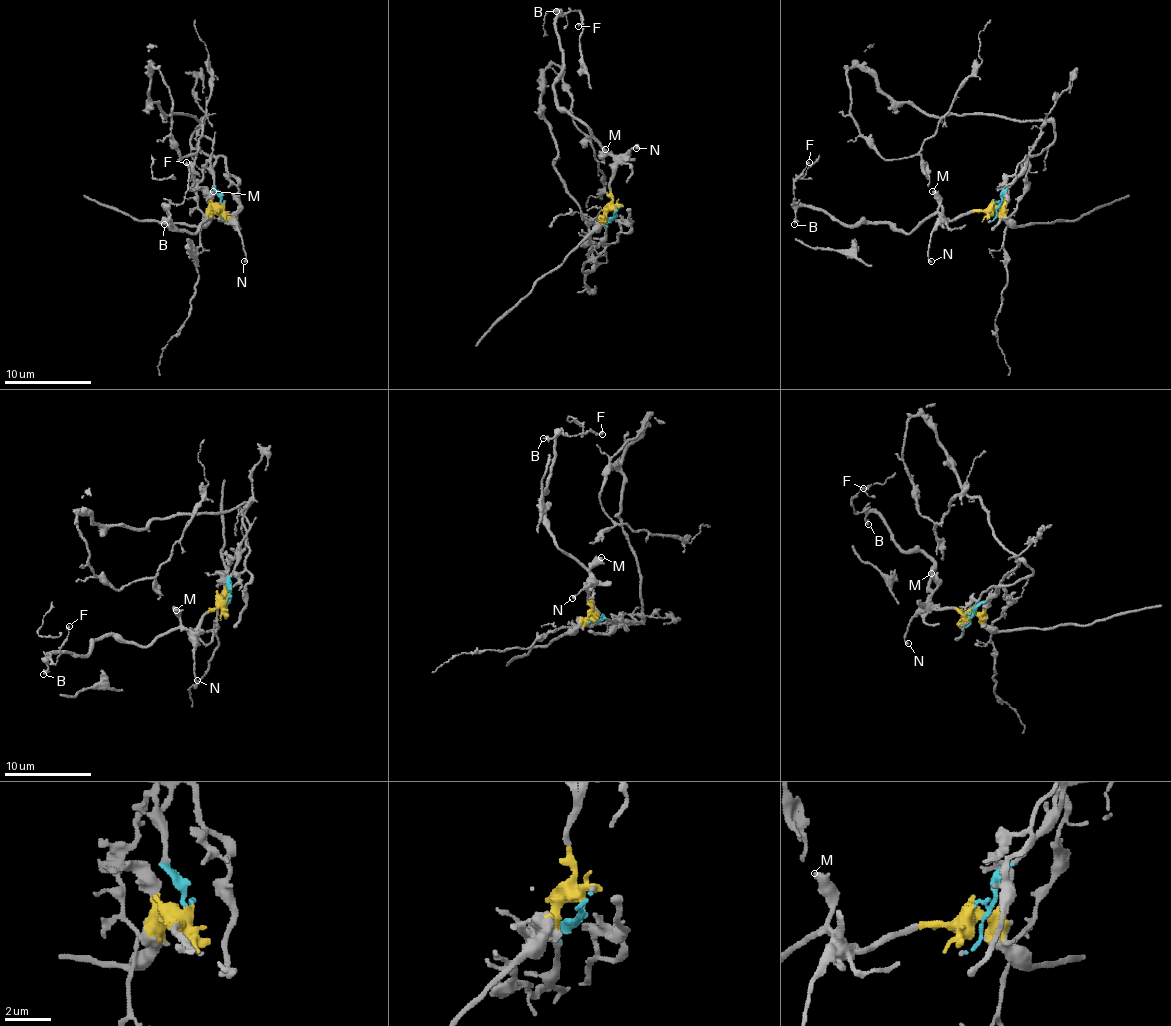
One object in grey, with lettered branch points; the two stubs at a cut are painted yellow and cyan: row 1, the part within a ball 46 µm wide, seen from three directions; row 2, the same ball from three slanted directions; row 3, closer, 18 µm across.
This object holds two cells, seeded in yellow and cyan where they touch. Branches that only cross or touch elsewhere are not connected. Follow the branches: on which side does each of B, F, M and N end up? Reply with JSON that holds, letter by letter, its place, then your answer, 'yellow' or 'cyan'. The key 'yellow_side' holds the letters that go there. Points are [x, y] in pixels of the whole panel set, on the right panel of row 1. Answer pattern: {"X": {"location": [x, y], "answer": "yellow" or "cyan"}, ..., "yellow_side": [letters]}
{"B": {"location": [794, 224], "answer": "yellow"}, "F": {"location": [809, 162], "answer": "yellow"}, "M": {"location": [932, 191], "answer": "yellow"}, "N": {"location": [931, 261], "answer": "yellow"}, "yellow_side": ["B", "F", "M", "N"]}

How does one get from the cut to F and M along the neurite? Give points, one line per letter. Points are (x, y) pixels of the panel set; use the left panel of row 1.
F: (225, 203), (223, 218), (214, 214), (188, 234), (162, 223), (170, 225), (164, 205), (183, 201), (185, 162)
M: (225, 203), (218, 210), (220, 218), (212, 203), (214, 190)

